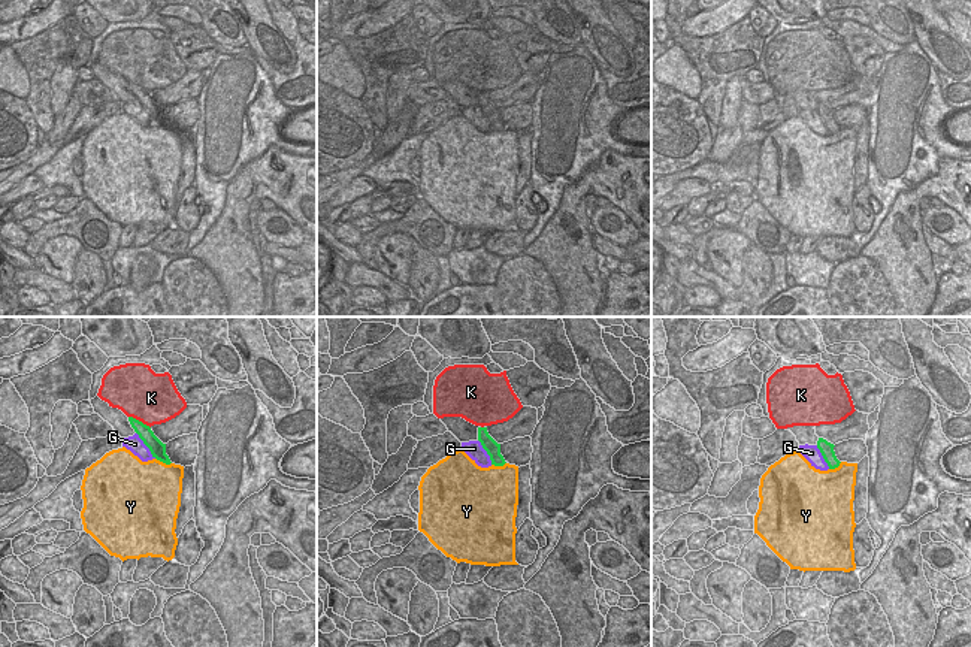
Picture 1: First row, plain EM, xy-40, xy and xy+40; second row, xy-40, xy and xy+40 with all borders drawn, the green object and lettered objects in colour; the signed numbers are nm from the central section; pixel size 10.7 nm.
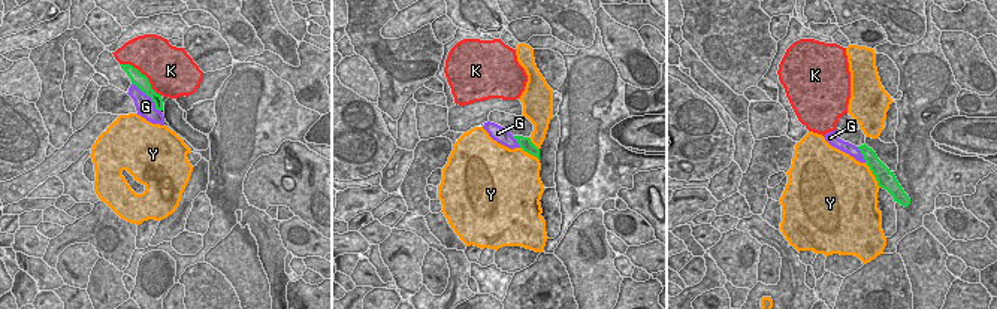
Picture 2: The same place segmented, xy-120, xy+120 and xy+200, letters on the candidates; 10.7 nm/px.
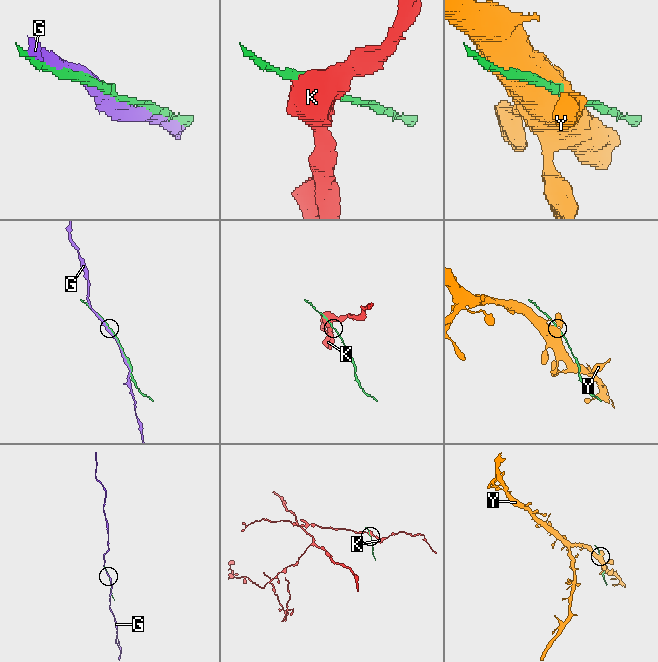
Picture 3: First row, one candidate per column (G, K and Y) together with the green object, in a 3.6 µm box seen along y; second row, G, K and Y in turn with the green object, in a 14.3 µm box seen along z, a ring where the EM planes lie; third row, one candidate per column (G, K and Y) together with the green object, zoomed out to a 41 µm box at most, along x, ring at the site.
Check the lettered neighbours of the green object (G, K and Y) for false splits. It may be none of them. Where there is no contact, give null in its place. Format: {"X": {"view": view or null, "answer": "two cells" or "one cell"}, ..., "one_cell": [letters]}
{"G": {"view": "xy-40", "answer": "two cells"}, "K": {"view": "xy-40", "answer": "two cells"}, "Y": {"view": "xy-40", "answer": "two cells"}, "one_cell": []}

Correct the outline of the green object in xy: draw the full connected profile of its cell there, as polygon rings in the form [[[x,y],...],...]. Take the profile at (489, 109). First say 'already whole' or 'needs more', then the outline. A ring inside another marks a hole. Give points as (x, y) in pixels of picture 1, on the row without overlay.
already whole | [[[478,93],[478,106],[490,121],[491,130],[503,131],[506,127],[500,120],[500,109],[497,109],[487,97],[487,93]]]

